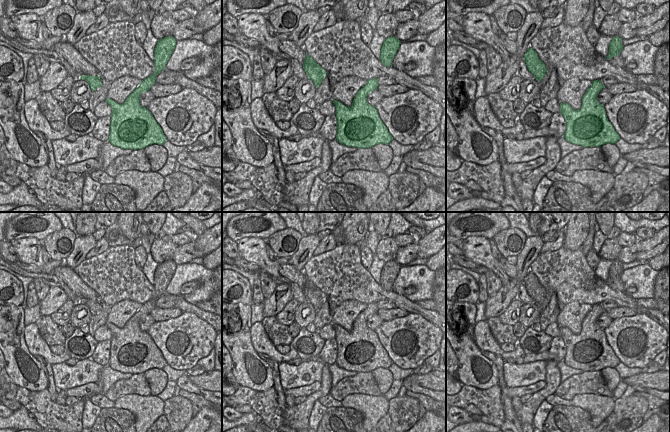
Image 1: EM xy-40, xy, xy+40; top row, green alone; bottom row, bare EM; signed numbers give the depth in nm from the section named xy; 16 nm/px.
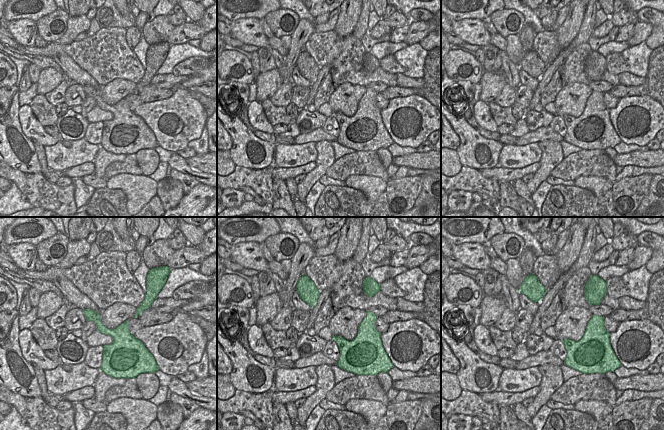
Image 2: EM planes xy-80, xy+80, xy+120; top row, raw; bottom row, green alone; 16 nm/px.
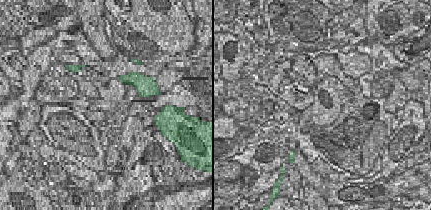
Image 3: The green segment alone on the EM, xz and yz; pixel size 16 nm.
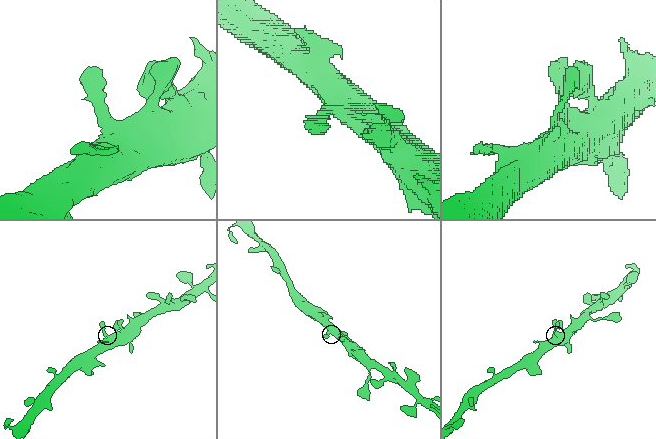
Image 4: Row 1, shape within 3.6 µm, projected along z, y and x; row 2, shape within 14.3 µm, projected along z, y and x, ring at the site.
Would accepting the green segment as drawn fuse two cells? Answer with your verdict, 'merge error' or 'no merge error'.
no merge error

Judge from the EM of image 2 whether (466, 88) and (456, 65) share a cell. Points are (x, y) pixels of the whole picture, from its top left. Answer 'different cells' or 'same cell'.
different cells

